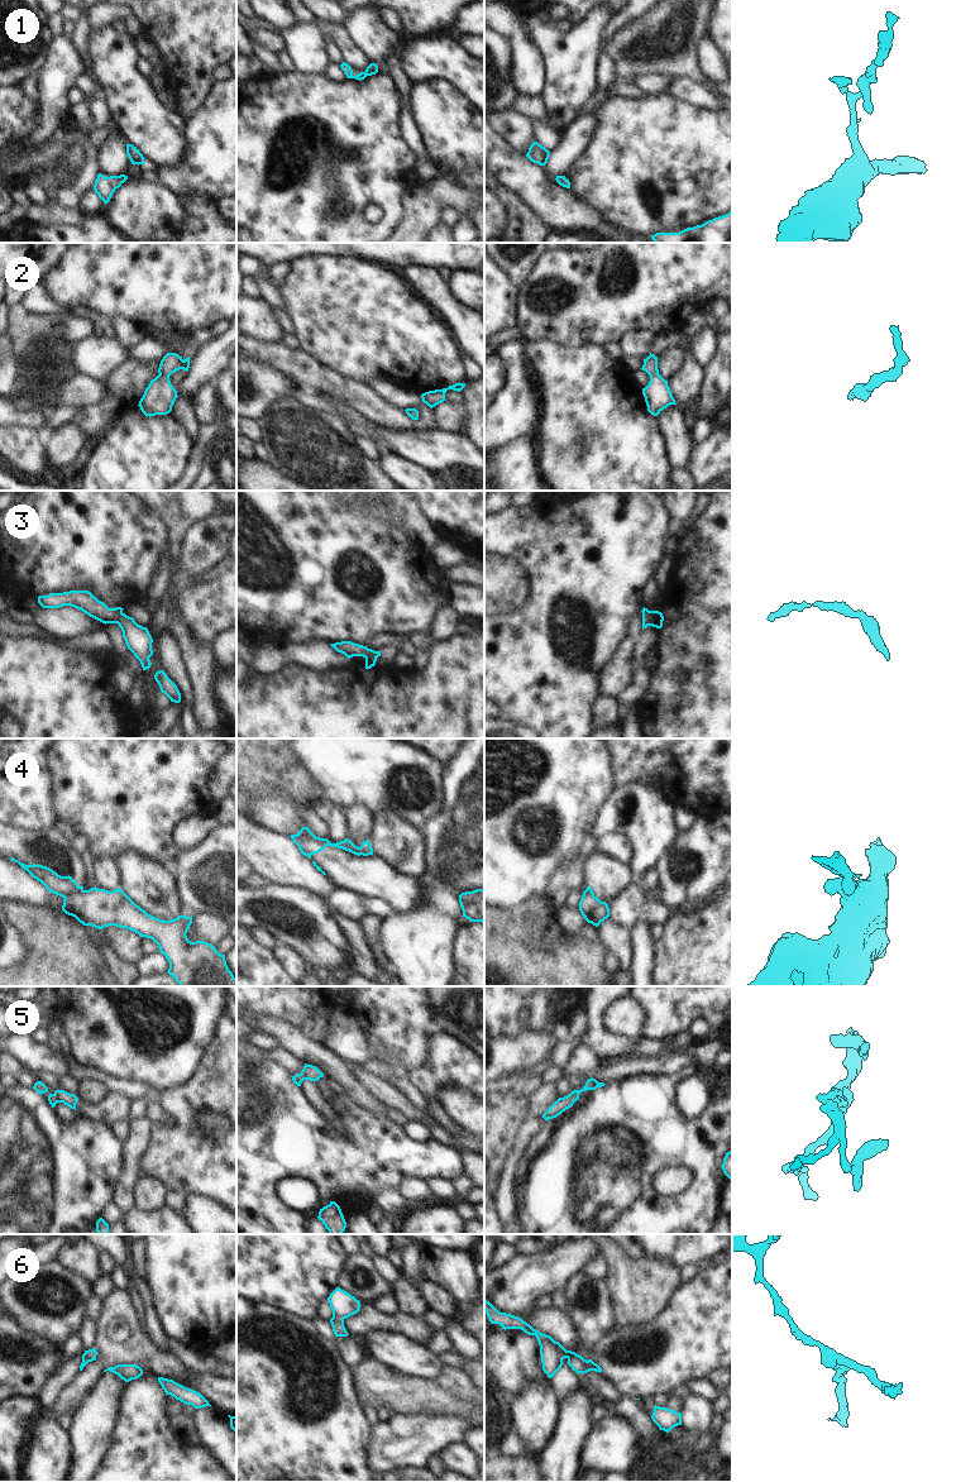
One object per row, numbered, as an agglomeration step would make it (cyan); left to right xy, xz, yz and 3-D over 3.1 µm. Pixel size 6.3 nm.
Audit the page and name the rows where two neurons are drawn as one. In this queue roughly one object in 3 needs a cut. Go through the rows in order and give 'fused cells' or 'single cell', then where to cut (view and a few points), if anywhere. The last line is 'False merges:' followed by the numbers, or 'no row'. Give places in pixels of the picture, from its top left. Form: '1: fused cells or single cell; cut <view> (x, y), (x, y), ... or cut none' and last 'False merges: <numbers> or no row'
1: single cell; cut none
2: single cell; cut none
3: single cell; cut none
4: fused cells; cut xy (82, 889), (70, 893), (65, 898)
5: single cell; cut none
6: single cell; cut none
False merges: 4

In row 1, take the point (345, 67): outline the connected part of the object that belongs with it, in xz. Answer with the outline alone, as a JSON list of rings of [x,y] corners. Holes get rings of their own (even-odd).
[[[343,62],[340,64],[341,70],[344,71],[344,73],[346,75],[348,78],[355,78],[355,80],[364,80],[367,76],[372,76],[372,75],[376,75],[378,72],[378,66],[376,63],[371,63],[367,70],[364,72],[360,72],[358,75],[353,75],[353,70],[352,67]]]

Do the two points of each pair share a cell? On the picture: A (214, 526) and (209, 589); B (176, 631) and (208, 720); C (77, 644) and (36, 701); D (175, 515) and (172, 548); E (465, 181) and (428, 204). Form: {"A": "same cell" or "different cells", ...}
{"A": "different cells", "B": "same cell", "C": "different cells", "D": "same cell", "E": "different cells"}

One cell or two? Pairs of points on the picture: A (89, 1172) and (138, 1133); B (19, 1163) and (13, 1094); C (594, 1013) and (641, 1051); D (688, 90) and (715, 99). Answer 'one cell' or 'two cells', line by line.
A: two cells
B: one cell
C: one cell
D: one cell

